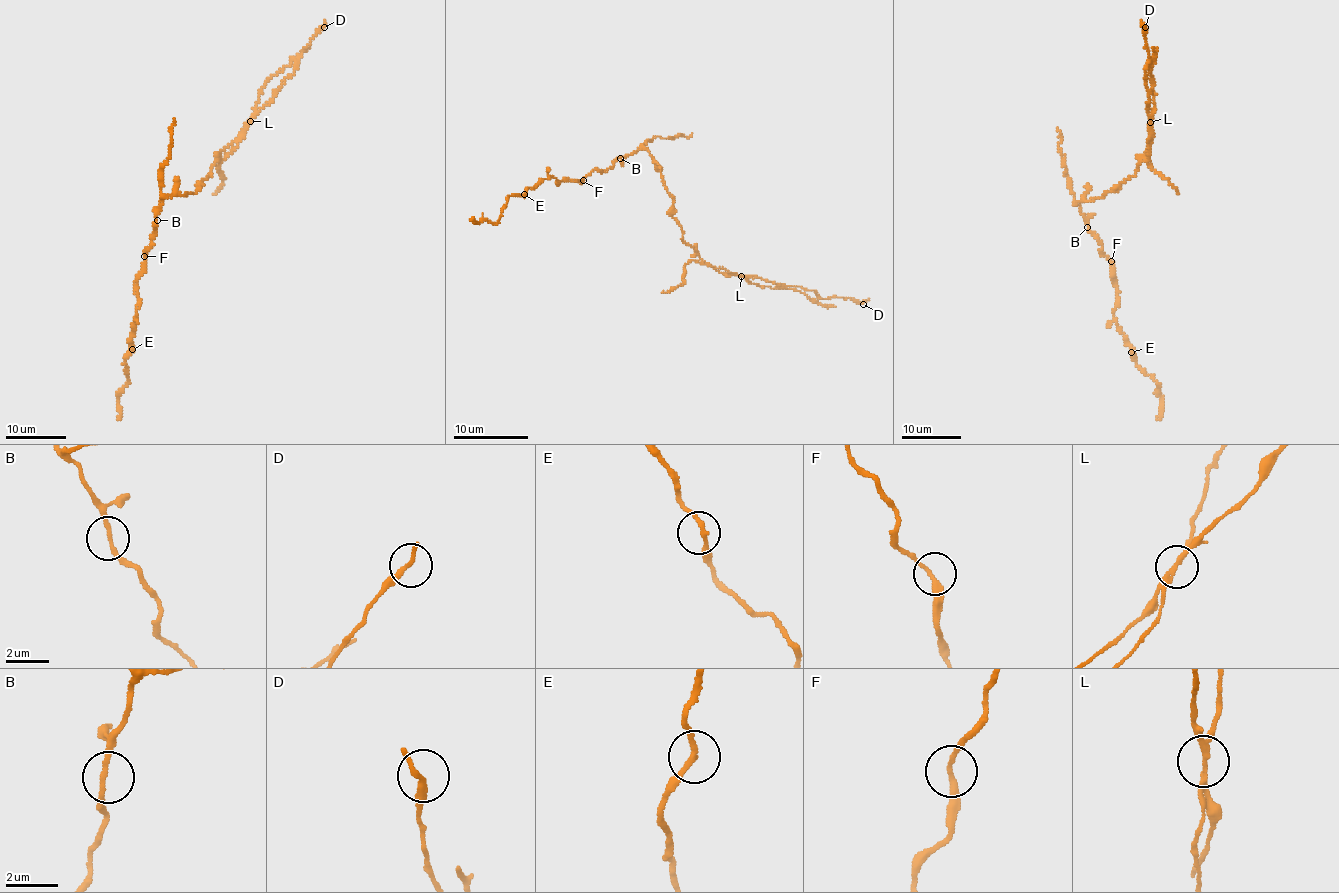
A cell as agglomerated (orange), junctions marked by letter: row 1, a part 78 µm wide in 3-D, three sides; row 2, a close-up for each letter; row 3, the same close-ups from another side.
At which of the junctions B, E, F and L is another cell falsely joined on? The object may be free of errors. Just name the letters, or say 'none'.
L

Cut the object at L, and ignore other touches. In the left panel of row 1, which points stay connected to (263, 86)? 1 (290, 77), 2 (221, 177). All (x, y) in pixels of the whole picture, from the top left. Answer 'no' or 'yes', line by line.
1: no
2: no

